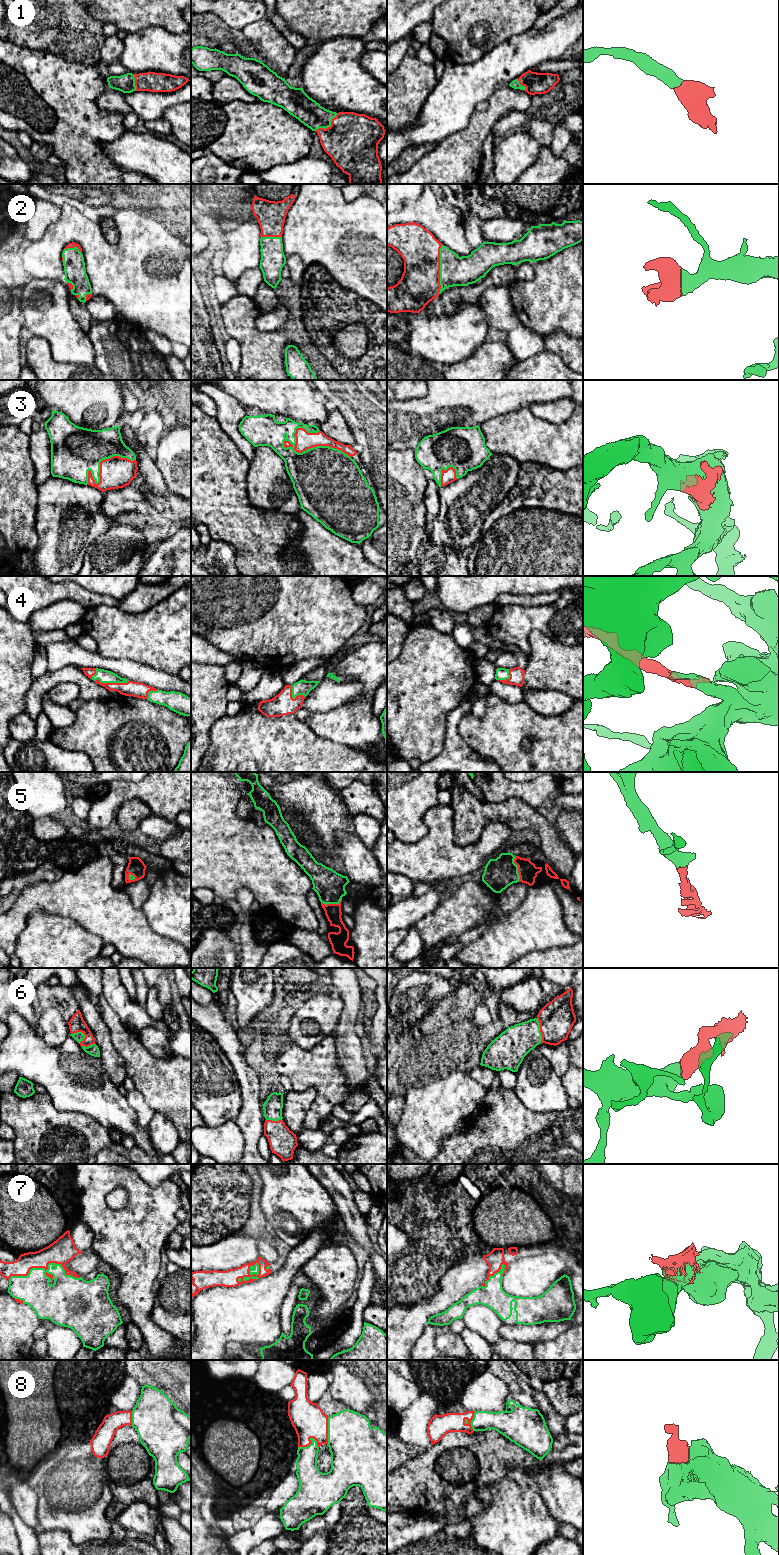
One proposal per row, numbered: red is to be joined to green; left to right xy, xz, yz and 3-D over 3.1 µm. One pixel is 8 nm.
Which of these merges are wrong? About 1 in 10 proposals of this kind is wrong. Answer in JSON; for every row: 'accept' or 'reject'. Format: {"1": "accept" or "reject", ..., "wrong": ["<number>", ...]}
{"1": "accept", "2": "accept", "3": "accept", "4": "accept", "5": "accept", "6": "accept", "7": "accept", "8": "accept", "wrong": []}

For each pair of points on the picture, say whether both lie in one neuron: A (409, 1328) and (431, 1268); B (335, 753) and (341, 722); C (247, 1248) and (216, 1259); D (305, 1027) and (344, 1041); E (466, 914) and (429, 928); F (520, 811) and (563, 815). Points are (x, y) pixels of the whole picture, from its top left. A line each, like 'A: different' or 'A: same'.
A: different
B: different
C: same
D: different
E: same
F: different

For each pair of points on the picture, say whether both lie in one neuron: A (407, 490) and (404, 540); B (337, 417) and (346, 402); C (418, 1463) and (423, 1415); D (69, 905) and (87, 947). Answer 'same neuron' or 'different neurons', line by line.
A: same neuron
B: different neurons
C: different neurons
D: different neurons

